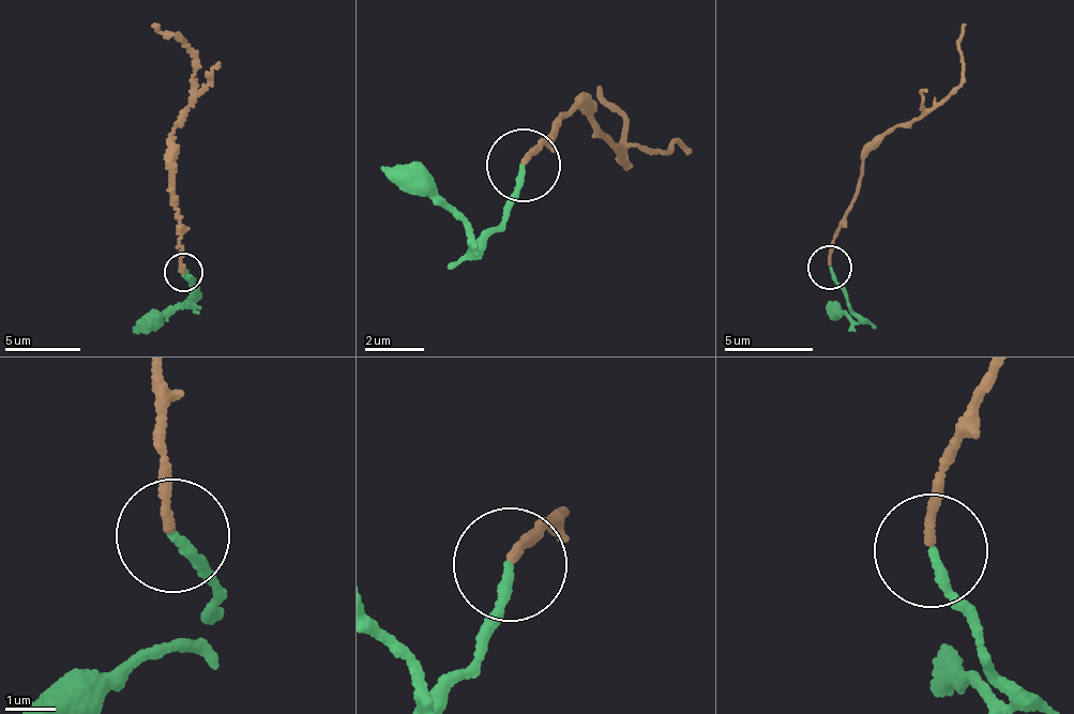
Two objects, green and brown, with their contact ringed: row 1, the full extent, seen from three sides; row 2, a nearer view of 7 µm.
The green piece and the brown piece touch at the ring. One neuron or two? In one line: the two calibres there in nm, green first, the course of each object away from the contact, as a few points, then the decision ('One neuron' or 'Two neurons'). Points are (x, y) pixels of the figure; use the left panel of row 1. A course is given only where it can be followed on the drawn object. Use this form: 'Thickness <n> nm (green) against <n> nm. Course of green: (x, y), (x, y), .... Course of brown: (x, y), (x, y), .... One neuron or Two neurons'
Thickness 180 nm (green) against 170 nm. Course of green: (183, 272), (195, 299), (135, 331). Course of brown: (183, 272), (181, 227), (174, 193), (174, 132), (195, 87), (192, 56), (183, 39), (152, 26). One neuron

